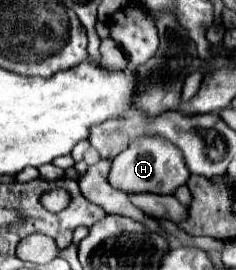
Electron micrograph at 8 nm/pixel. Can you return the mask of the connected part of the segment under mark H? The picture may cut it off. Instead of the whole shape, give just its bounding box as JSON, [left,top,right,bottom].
[110,137,190,195]

